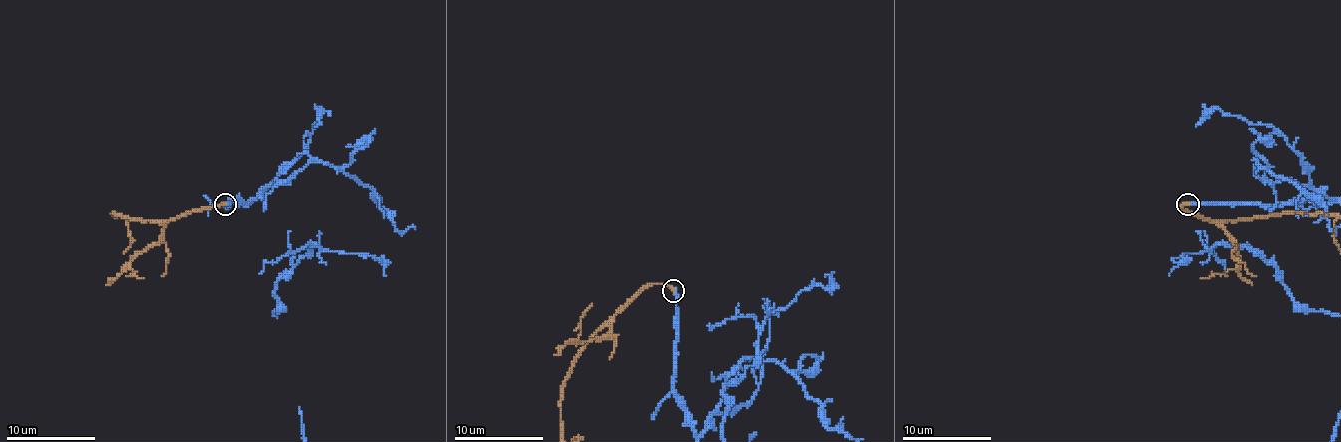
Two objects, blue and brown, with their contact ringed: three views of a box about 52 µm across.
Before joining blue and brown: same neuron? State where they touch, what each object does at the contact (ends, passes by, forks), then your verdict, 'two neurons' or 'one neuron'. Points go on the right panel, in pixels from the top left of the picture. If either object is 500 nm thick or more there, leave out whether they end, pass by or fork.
at (1187, 204); blue ends there; brown ends there; one neuron

